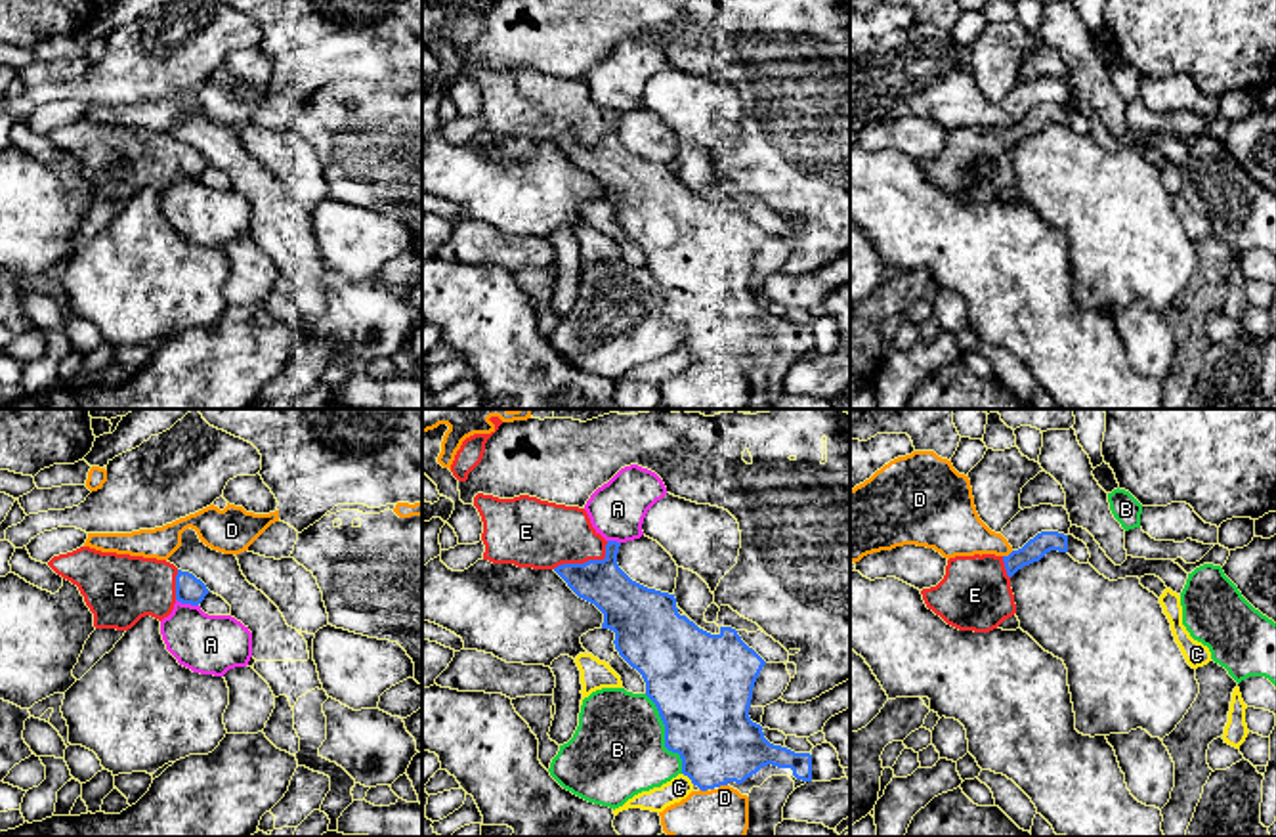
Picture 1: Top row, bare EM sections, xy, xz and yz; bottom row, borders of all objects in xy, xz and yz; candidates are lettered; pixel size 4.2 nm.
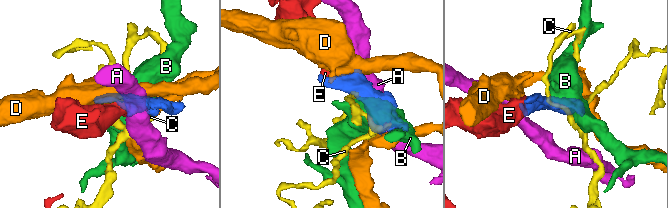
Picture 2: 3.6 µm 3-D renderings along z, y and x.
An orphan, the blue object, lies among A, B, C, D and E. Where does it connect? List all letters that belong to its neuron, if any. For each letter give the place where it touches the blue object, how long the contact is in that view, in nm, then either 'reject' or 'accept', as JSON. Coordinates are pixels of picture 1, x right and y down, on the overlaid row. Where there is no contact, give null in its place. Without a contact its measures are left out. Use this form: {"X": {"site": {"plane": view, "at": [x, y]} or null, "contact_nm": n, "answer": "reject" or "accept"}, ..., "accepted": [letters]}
{"A": {"site": {"plane": "xy", "at": [188, 602]}, "contact_nm": 100, "answer": "reject"}, "B": {"site": {"plane": "xz", "at": [665, 736]}, "contact_nm": 380, "answer": "reject"}, "C": {"site": {"plane": "xz", "at": [688, 776]}, "contact_nm": 80, "answer": "reject"}, "D": {"site": {"plane": "yz", "at": [1009, 555]}, "contact_nm": 50, "answer": "reject"}, "E": {"site": {"plane": "xz", "at": [585, 562]}, "contact_nm": 260, "answer": "accept"}, "accepted": ["E"]}

